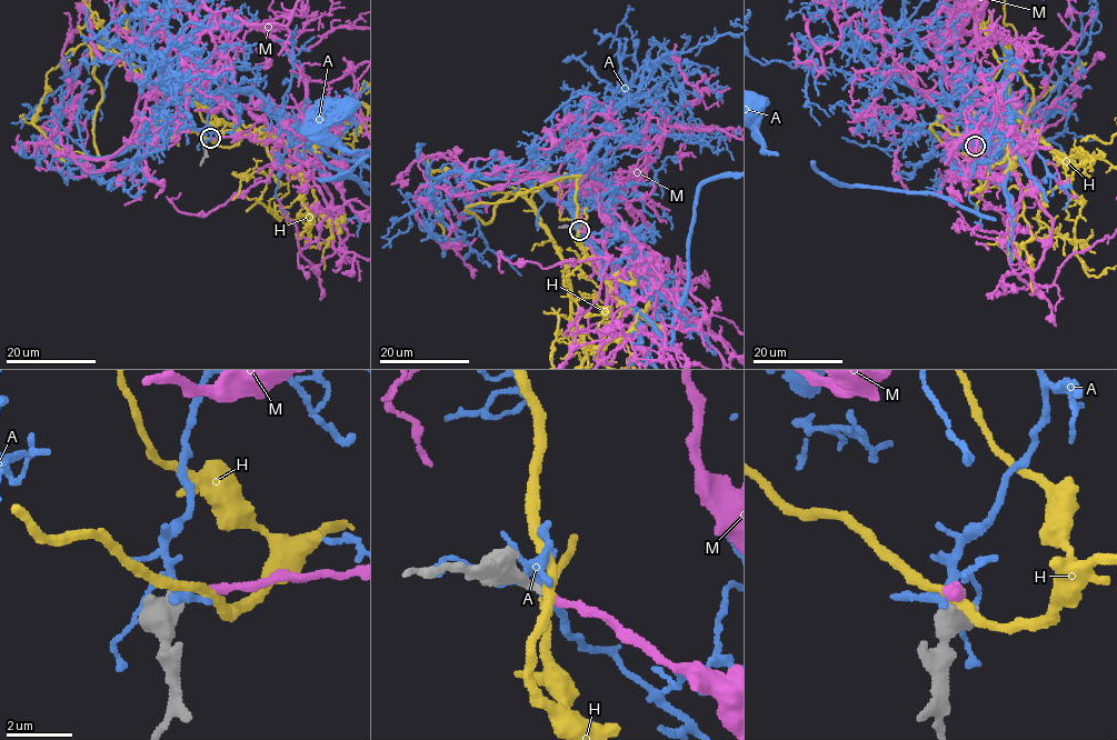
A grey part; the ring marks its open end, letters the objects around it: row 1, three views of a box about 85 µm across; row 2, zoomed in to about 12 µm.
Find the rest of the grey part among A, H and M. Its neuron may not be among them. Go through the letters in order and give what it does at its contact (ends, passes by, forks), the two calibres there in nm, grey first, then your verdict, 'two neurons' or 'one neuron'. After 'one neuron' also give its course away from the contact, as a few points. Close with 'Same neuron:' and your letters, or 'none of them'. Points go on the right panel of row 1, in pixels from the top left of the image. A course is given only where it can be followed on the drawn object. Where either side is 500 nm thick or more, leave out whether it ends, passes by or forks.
A: calibres 650 and 240 nm; two neurons
H: it passes by; calibres 240 and 280 nm; two neurons
M: it ends; calibres 240 and 220 nm; one neuron
Same neuron: M

